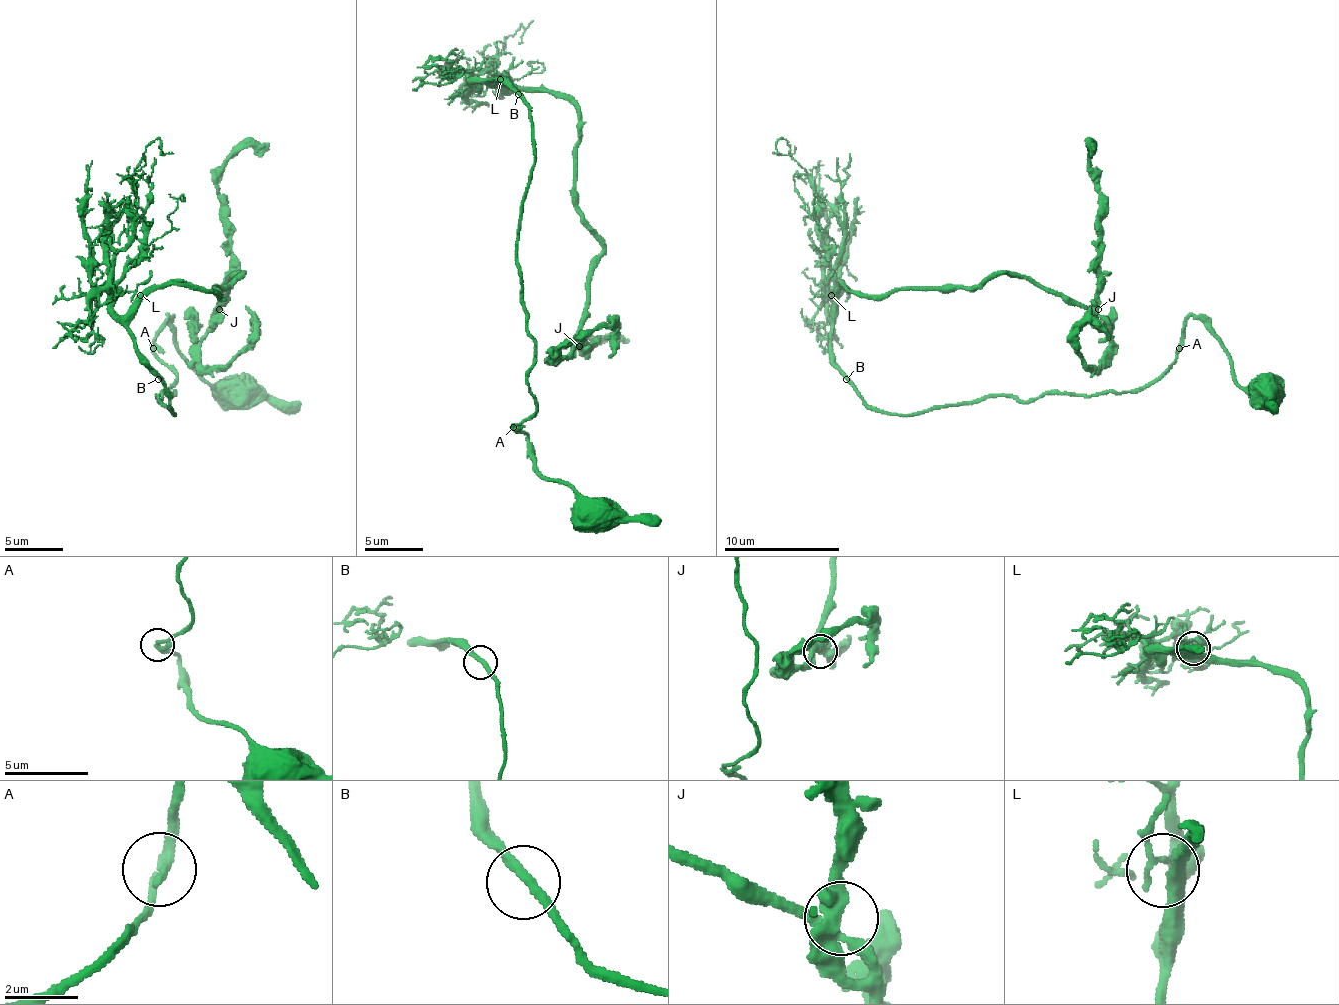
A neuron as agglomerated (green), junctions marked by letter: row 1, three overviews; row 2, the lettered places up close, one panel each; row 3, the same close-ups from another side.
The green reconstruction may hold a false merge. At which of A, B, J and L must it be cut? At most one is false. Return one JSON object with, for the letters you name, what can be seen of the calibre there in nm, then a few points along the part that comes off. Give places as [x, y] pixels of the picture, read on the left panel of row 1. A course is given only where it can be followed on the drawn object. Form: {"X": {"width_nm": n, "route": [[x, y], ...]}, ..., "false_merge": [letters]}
{"false_merge": []}

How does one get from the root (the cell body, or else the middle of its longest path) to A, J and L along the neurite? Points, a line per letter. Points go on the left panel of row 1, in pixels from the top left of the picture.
A: (161, 376), (175, 414), (158, 399), (175, 393), (166, 390), (175, 373), (152, 347)
J: (161, 376), (137, 350), (129, 312), (172, 283), (219, 295), (216, 289), (242, 274), (227, 283), (219, 309)
L: (161, 376), (137, 350), (129, 327), (129, 306), (140, 295)

